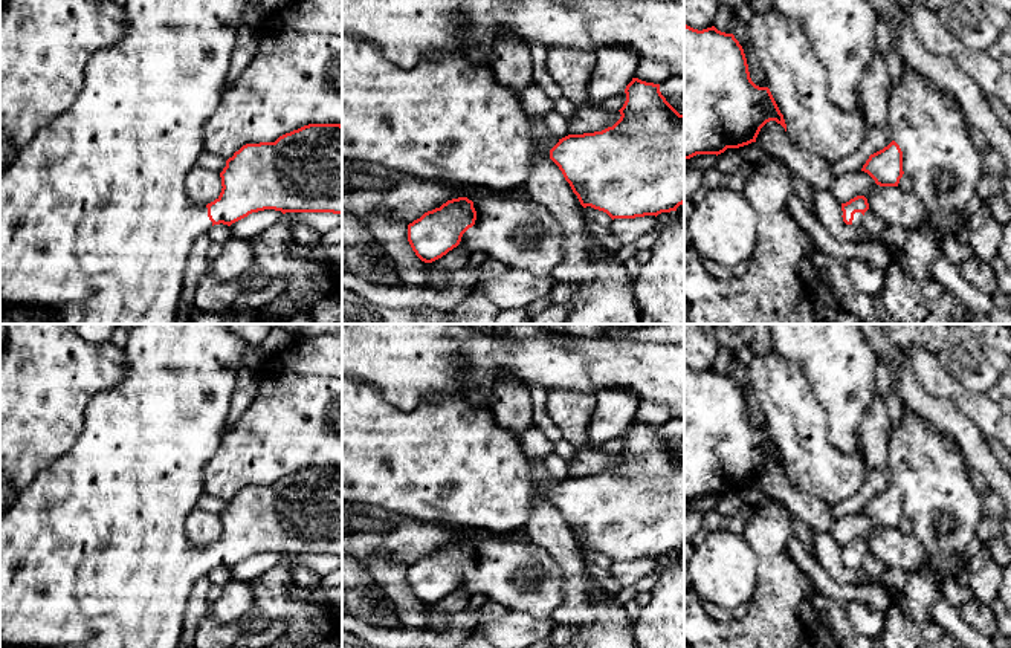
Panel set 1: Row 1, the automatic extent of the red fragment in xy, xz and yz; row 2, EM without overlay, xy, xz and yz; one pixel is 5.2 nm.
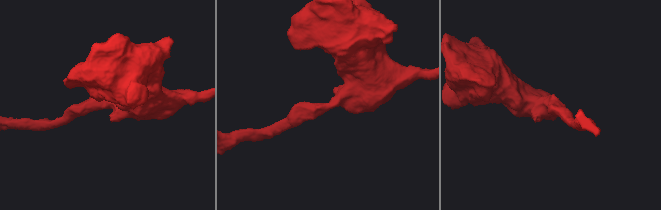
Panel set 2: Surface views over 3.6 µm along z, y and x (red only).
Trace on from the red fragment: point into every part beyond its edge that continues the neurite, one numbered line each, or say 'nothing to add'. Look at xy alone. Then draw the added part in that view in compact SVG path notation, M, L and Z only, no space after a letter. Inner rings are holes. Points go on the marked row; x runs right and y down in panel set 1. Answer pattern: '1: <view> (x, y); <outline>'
1: xy (95, 225); M127 0L124 37L113 46L98 50L87 63L84 87L75 102L49 125L40 128L35 136L17 150L15 159L0 171L0 324L177 324L179 296L183 286L183 271L194 240L208 234L212 222L208 217L206 205L192 203L185 191L185 179L197 165L199 154L203 151L203 128L217 110L224 83L229 73L232 50L235 46L237 29L243 23L247 0Z

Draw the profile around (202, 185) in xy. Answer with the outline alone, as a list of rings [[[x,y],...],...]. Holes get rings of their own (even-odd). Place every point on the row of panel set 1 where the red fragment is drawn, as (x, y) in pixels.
[[[195,165],[185,179],[185,191],[192,203],[208,205],[221,193],[218,173]]]

